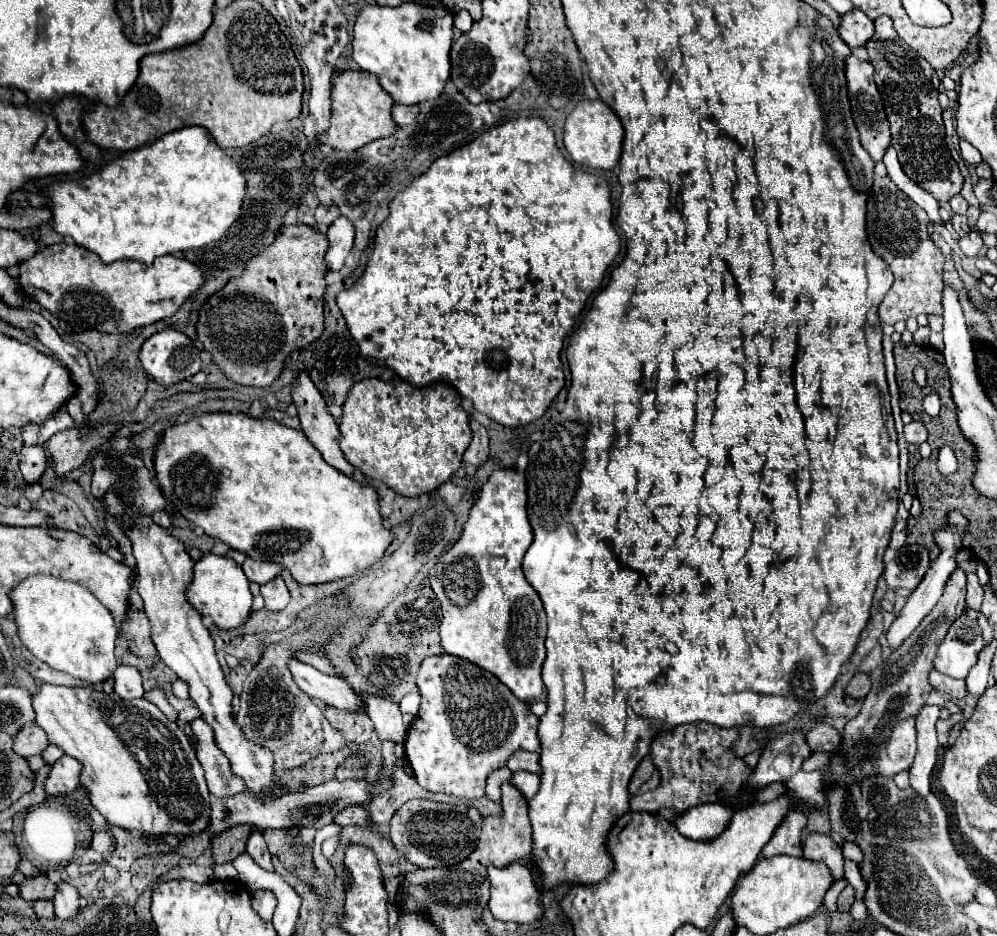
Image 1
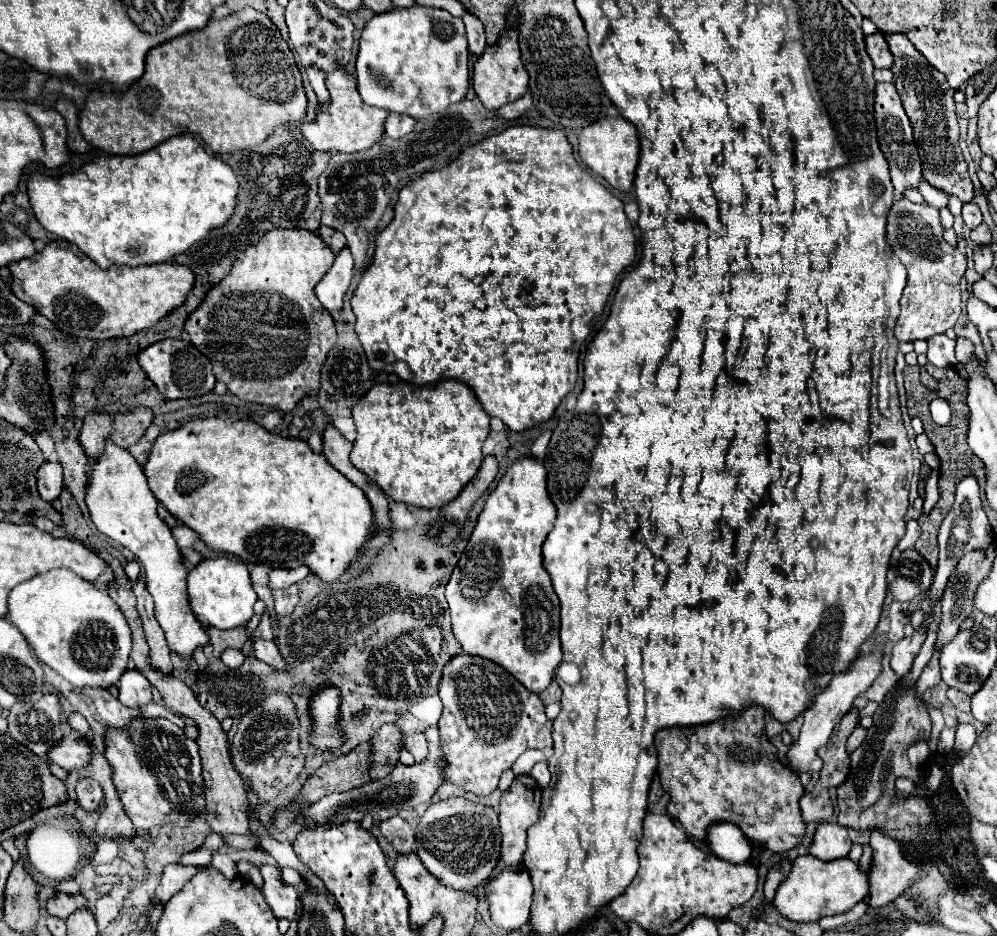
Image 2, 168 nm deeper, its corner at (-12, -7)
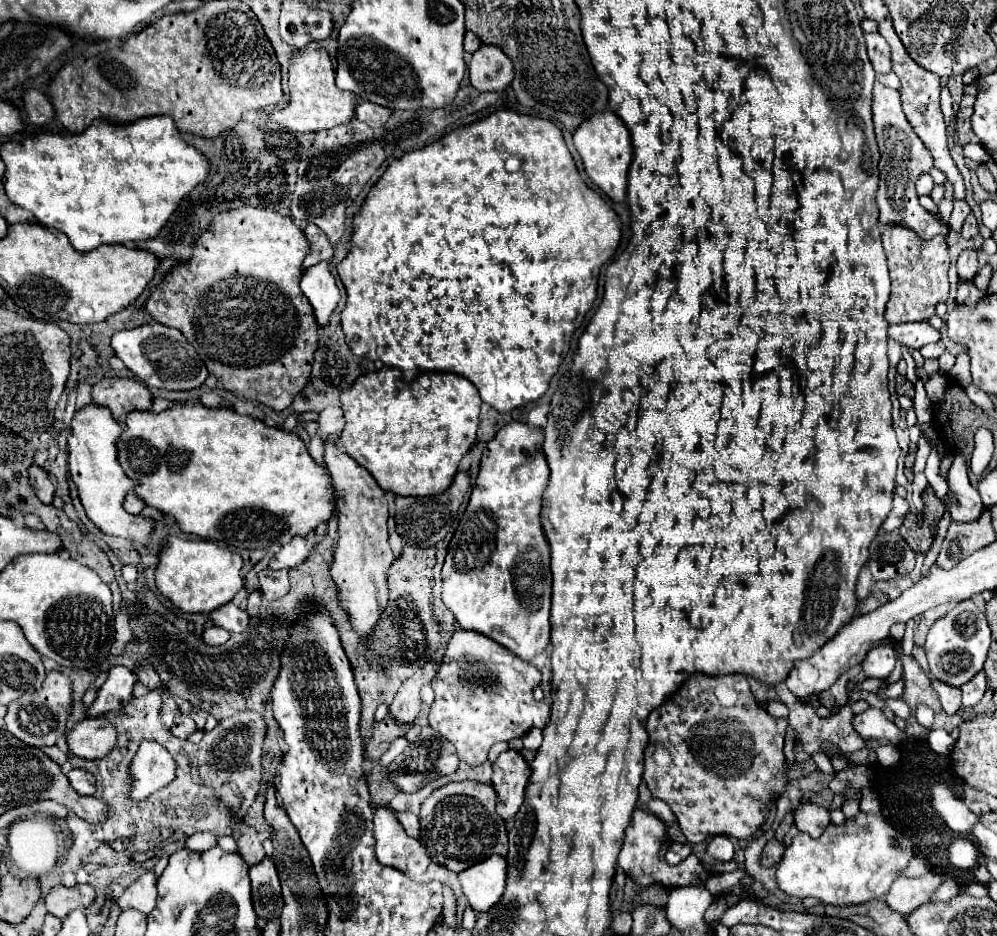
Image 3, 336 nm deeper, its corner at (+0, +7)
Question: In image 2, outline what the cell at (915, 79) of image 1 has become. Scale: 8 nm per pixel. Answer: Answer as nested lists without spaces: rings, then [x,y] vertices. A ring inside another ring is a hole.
[[[885,34],[885,40],[889,42],[889,50],[895,58],[891,72],[895,74],[897,92],[901,94],[903,108],[913,126],[915,146],[923,160],[923,178],[945,194],[957,196],[961,202],[971,202],[973,182],[967,174],[967,162],[963,160],[959,148],[959,124],[953,102],[955,90],[947,84],[945,76],[937,68],[933,68],[921,52],[915,50],[905,34]]]

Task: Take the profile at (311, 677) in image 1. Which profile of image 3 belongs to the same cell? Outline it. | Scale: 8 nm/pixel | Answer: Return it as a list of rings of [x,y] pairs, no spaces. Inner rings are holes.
[[[229,602],[227,606],[219,606],[219,610],[213,610],[209,616],[215,626],[225,628],[227,632],[239,632],[249,624],[249,614],[233,602]]]

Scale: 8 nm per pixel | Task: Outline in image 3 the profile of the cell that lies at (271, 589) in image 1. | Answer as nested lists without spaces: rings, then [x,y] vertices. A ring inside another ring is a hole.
[[[265,568],[263,572],[259,572],[259,584],[261,584],[261,592],[267,600],[277,600],[289,592],[287,570]]]

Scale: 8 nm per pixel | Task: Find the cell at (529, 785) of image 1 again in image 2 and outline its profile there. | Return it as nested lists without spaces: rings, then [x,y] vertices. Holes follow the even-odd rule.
[[[539,762],[539,764],[535,764],[533,770],[531,770],[529,774],[531,774],[531,778],[533,778],[541,788],[547,788],[547,784],[549,784],[549,780],[551,780],[547,762]]]

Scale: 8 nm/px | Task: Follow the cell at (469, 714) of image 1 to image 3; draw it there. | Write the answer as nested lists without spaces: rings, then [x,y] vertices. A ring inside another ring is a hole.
[[[457,630],[449,640],[441,668],[433,678],[435,702],[429,712],[429,726],[455,744],[461,760],[479,766],[495,742],[521,738],[531,728],[545,728],[549,704],[533,698],[533,688],[541,682],[541,672],[531,662],[511,654],[485,634]]]

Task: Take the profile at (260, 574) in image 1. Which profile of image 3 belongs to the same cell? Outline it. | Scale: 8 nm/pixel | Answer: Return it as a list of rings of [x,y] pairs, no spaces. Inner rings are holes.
[[[293,538],[287,546],[283,546],[283,550],[271,558],[269,568],[279,570],[279,568],[295,568],[301,562],[305,562],[309,558],[311,550],[307,546],[307,538]]]

